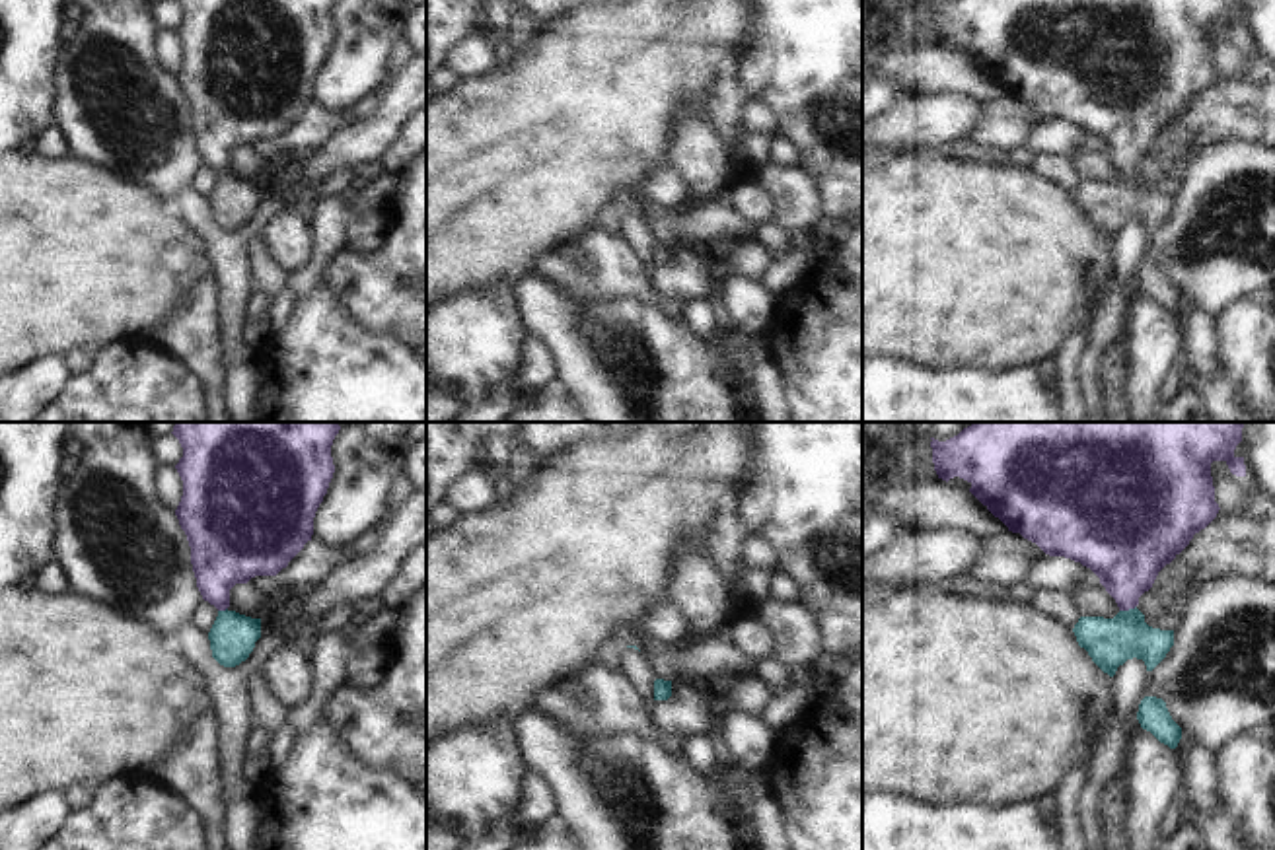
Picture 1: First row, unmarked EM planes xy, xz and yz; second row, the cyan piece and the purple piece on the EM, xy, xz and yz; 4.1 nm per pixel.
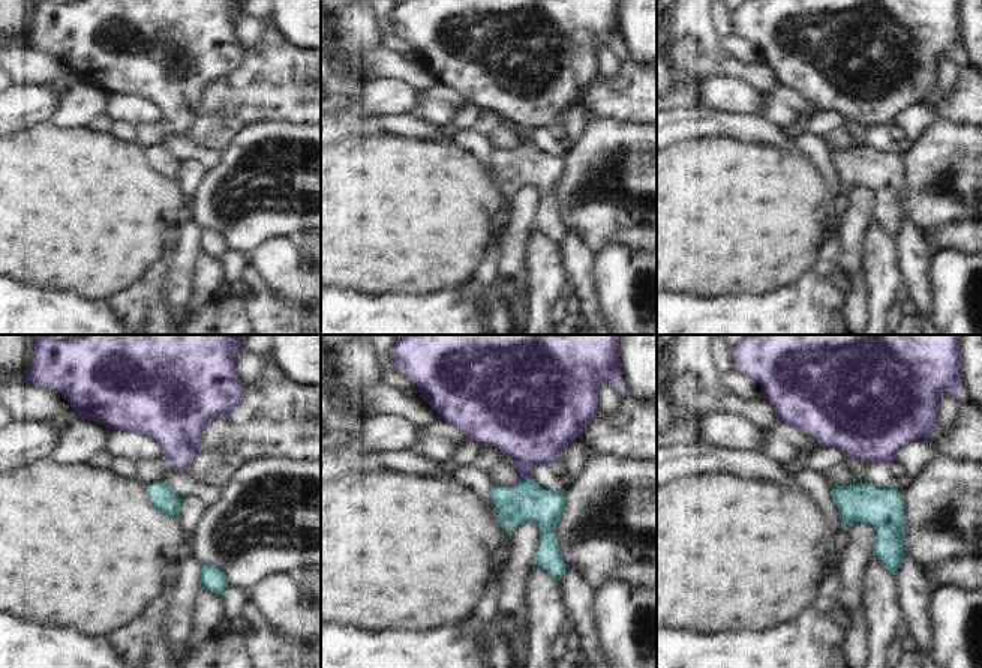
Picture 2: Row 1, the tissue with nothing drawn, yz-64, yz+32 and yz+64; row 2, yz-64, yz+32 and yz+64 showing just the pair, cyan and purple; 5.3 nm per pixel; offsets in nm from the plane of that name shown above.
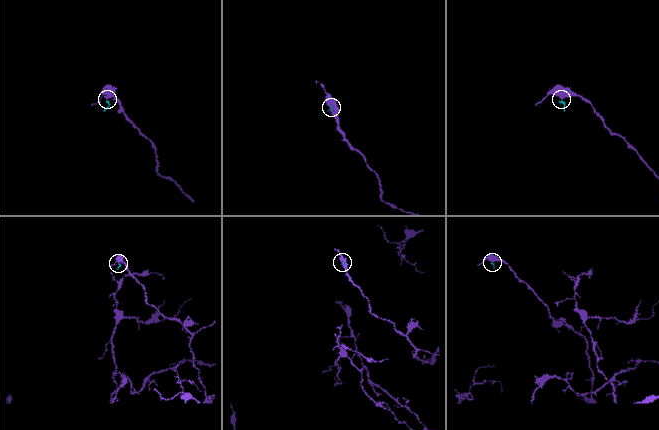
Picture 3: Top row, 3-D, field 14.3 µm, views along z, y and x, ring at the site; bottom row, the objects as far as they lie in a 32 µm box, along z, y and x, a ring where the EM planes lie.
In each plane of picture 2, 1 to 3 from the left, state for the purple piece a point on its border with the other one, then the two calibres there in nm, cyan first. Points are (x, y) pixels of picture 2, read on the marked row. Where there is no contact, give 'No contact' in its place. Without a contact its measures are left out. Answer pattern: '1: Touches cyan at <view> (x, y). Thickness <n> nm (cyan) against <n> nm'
1: No contact
2: Touches cyan at yz+32 (525, 478). Thickness 220 nm (cyan) against 360 nm
3: No contact.

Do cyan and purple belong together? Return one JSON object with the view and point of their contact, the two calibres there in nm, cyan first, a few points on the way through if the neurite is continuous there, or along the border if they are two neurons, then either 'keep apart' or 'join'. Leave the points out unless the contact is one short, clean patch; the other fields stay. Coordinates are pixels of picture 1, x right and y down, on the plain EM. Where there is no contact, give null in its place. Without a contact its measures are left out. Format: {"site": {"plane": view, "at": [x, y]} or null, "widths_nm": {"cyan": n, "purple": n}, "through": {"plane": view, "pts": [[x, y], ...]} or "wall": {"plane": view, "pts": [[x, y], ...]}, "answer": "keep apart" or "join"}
{"site": {"plane": "yz", "at": [1129, 174]}, "widths_nm": {"cyan": 200, "purple": 320}, "through": {"plane": "yz", "pts": [[1110, 207], [1129, 187], [1129, 174], [1126, 160], [1126, 113]]}, "answer": "join"}

